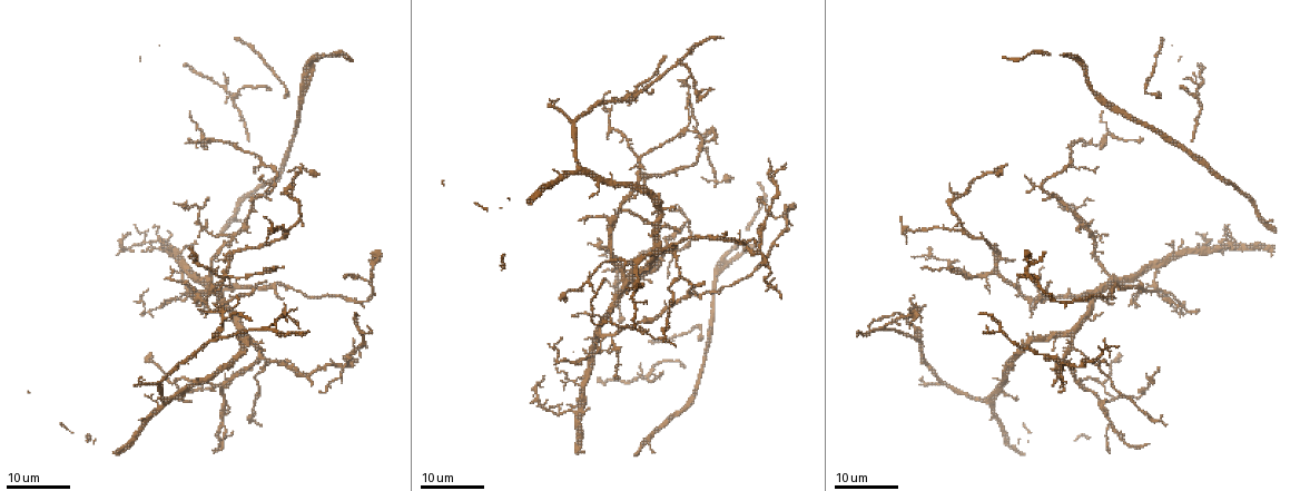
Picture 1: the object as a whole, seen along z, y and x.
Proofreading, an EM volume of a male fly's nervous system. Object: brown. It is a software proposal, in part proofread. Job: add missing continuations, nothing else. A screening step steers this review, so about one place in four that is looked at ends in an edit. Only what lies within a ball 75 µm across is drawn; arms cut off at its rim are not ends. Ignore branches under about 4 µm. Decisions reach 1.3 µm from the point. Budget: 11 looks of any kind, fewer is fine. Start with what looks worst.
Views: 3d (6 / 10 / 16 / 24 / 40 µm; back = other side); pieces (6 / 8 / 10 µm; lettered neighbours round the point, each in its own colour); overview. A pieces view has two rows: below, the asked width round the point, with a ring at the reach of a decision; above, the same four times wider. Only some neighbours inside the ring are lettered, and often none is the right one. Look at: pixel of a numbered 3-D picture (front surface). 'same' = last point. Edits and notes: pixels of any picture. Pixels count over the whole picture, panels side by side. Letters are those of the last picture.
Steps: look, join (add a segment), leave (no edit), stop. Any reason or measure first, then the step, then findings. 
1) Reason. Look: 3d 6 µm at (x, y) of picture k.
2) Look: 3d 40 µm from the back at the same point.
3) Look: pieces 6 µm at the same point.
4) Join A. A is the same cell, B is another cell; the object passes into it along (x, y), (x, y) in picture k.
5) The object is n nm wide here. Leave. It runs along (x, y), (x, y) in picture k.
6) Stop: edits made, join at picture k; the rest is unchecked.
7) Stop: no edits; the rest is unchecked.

Free end. Look: 3d 24 µm at (1050, 281) of picture 1.

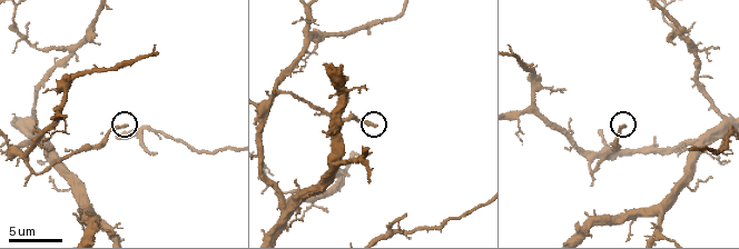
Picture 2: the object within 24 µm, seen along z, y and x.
Look: pieces 6 µm at (124, 126) of picture 2.

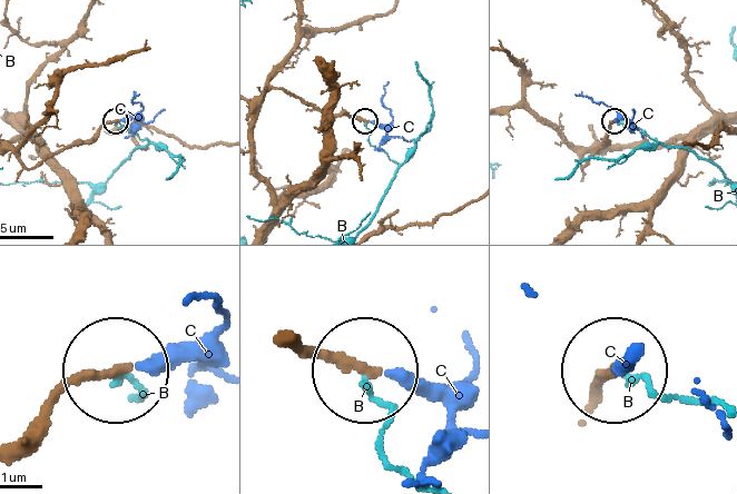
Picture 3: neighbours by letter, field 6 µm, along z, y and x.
Join C. C is the same cell, B is another cell; the object passes into it along (340, 112), (389, 122), (382, 99), (389, 81) in picture 3; it goes on there.

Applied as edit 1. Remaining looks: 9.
Look: overview.

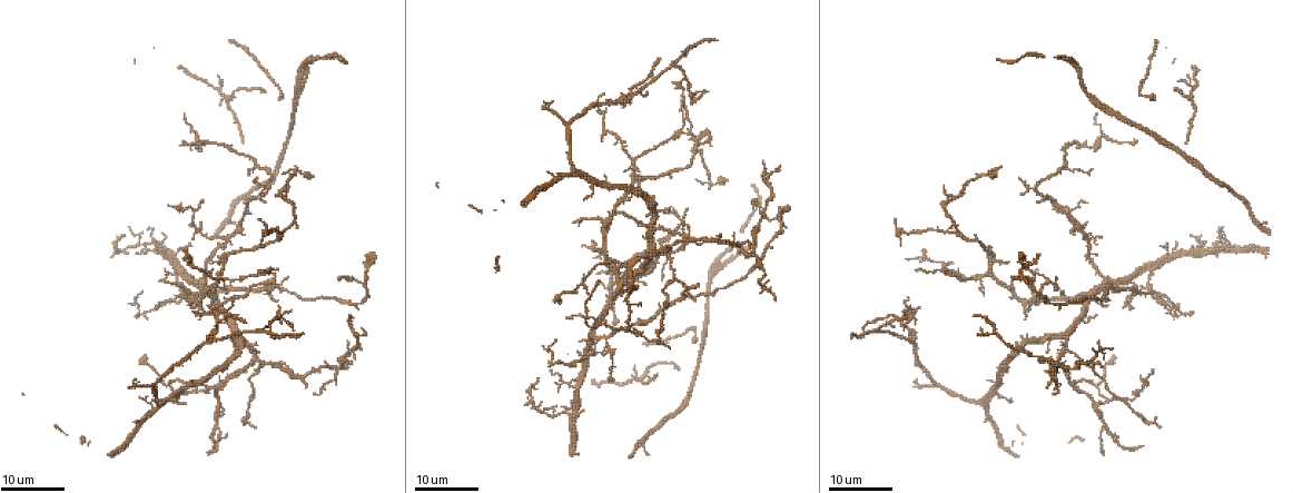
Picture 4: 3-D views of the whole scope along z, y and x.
Tapers out. Look: 3d 24 µm at (1045, 389) of picture 4.

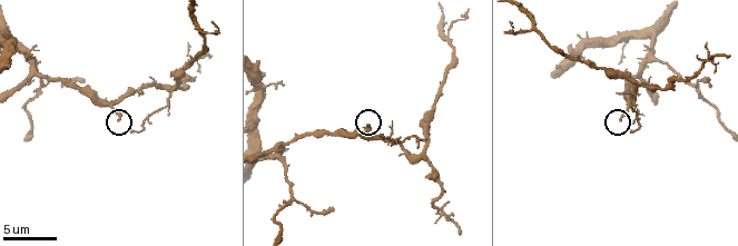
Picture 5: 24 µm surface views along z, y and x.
What lies round it. Look: pieces 8 µm at (619, 121) of picture 5.

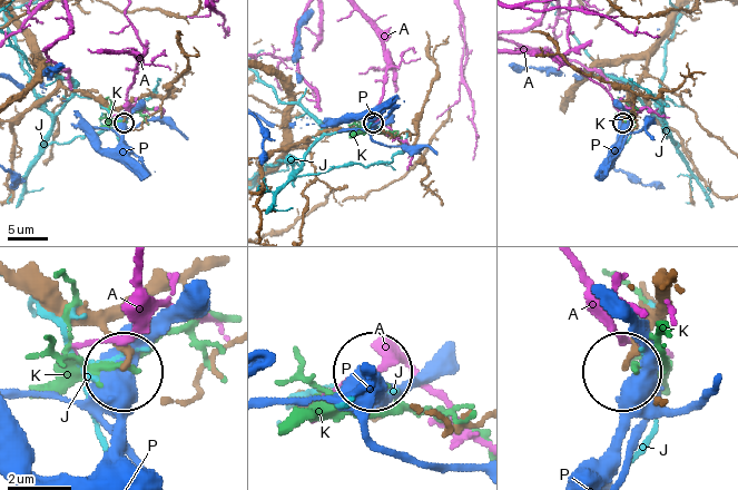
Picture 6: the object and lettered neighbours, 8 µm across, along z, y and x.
The object is 200 nm wide here. Leave. A, J, K and P are other cells; none of them fits.

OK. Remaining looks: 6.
An open end. Look: 3d 24 µm at (683, 105) of picture 4.

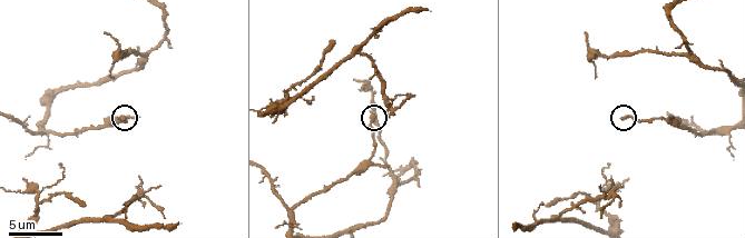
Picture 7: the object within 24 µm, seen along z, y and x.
Look: pieces 8 µm at (124, 117) of picture 7.

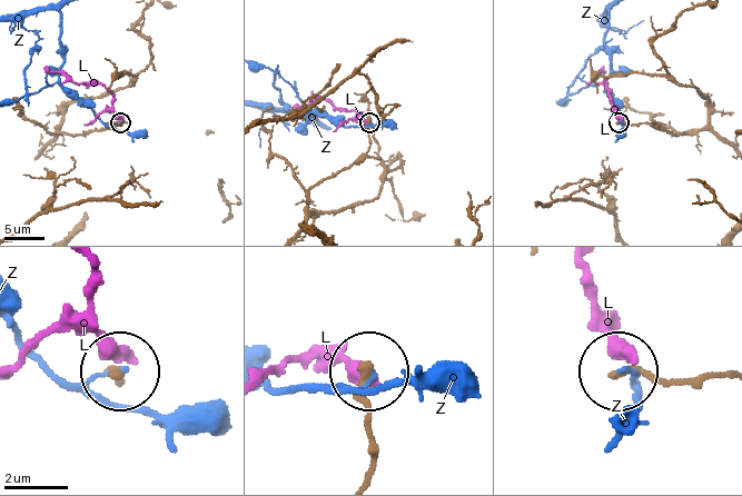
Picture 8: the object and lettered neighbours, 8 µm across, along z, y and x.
Leave. L and Z are other cells; it runs along (55, 138), (58, 130), (86, 135), (118, 122) in picture 8; none of them fits.

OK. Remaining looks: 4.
An open end. Look: pieces 8 µm at (26, 184) of picture 2.

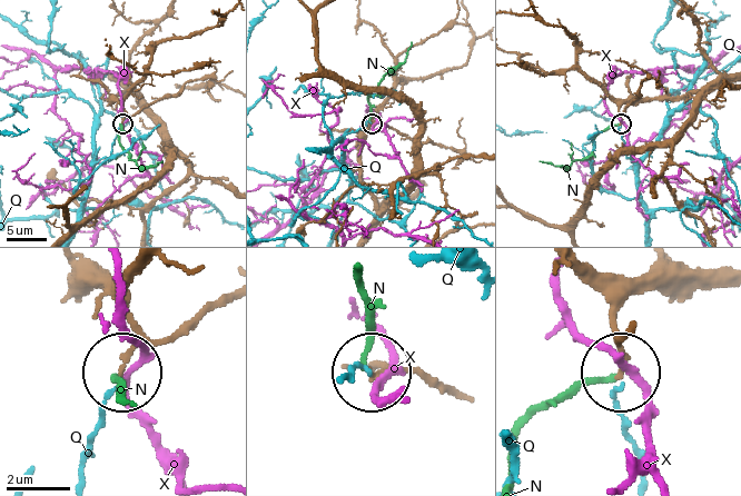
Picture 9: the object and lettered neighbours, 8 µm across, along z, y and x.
The object is 170 nm wide here. Leave. N, Q and X are other cells; no lettered segment goes on from it.

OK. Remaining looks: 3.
An open end. Look: 3d 16 µm at (1020, 254) of picture 4.

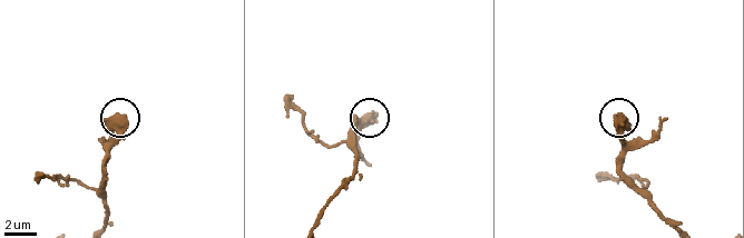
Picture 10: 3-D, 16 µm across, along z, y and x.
Look: pieces 10 µm at (614, 118) of picture 10.

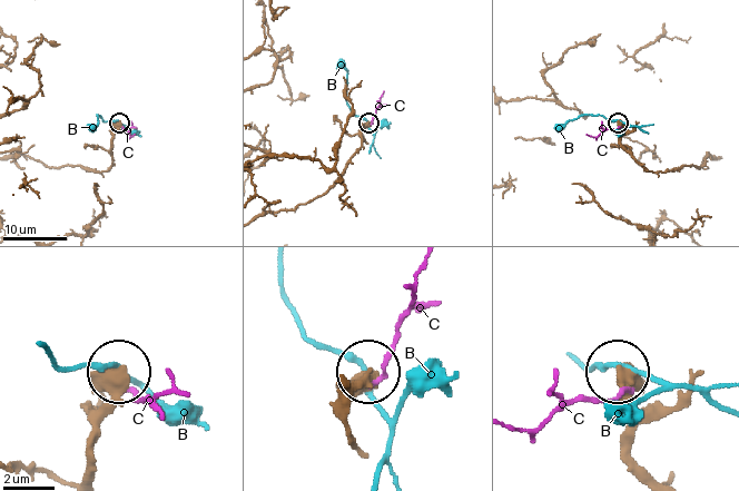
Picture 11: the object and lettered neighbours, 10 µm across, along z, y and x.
Leave. B and C are other cells; it runs along (71, 165), (106, 170), (111, 161), (111, 135), (118, 123) in picture 11; none of them fits.

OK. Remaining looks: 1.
Stop: edits made, join at picture 3; the rest is unchecked.

